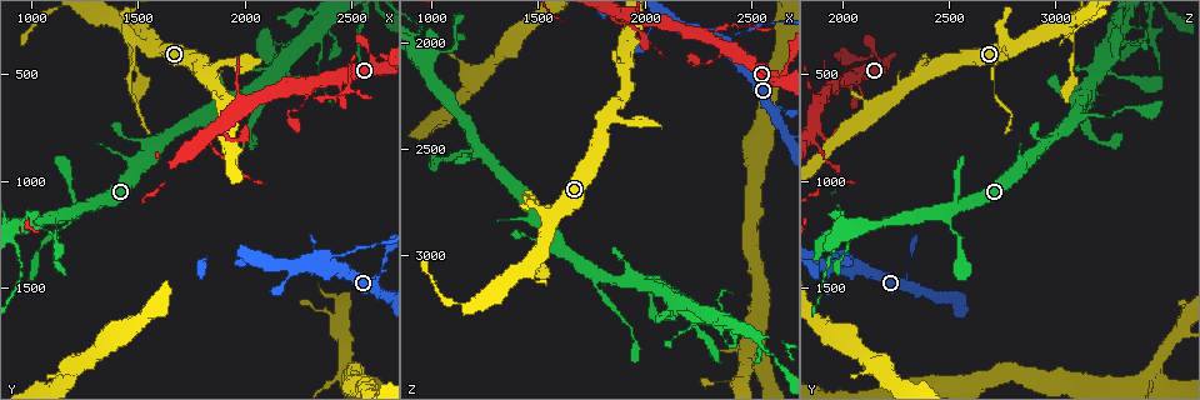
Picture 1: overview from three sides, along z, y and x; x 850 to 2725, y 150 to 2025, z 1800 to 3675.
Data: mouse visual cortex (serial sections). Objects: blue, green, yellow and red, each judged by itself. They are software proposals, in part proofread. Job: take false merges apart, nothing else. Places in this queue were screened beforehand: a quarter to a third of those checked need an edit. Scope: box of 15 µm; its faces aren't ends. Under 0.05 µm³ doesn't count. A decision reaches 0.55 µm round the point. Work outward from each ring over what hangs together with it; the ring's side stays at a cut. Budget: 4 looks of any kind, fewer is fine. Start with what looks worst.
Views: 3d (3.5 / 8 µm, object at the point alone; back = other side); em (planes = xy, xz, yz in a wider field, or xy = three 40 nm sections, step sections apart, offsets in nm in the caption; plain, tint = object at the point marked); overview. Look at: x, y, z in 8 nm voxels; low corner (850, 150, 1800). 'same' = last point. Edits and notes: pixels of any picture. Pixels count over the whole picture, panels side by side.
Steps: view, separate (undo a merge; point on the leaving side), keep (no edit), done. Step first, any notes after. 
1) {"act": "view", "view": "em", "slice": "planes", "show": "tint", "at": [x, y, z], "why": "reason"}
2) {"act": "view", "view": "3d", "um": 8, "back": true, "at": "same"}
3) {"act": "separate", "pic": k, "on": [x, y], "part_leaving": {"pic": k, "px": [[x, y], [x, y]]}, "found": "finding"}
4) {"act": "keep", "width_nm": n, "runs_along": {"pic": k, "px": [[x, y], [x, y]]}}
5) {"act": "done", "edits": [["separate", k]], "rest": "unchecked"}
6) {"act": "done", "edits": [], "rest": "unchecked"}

{"act": "view", "view": "3d", "um": 3.5, "at": [2280, 570, 1970], "why": "side arm on a straight run"}

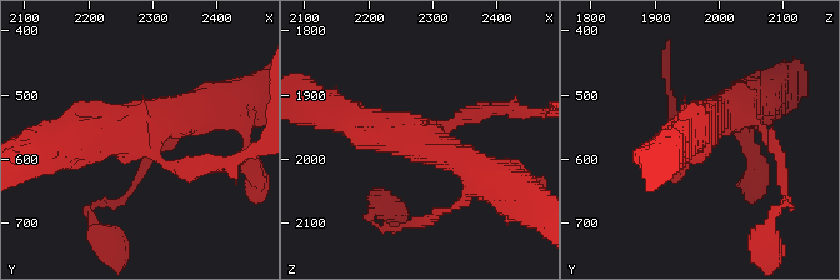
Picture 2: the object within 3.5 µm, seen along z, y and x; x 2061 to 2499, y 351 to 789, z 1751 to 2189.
{"act": "view", "view": "em", "slice": "xy", "step": 5, "show": "tint", "at": [2285, 560, 1975], "arms": 3, "arm_widths_nm": [150, 500, 500], "why": "now the EM"}

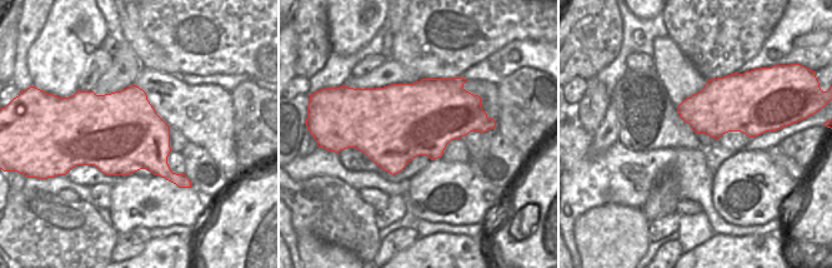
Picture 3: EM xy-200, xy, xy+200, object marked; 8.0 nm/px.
{"act": "separate", "pic": 2, "on": [485, 114], "found": "a second cell is stuck on"}

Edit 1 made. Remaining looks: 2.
{"act": "view", "view": "3d", "um": 3.5, "at": [1540, 370, 2790], "why": "calibre changes"}

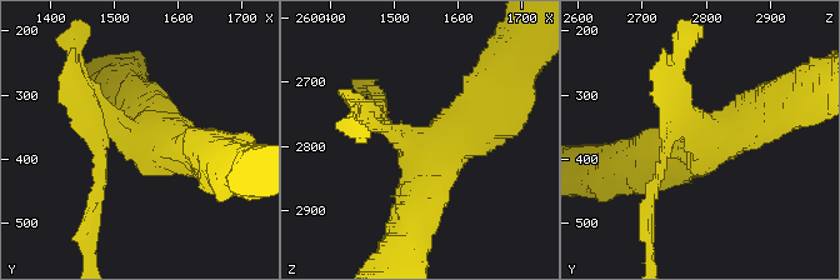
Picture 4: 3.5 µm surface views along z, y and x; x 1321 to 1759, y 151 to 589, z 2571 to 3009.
{"act": "view", "view": "em", "slice": "planes", "show": "tint", "at": [1530, 365, 2795], "arms": 4, "arm_widths_nm": [100, 150, 500, 600], "why": "shape alone is not enough"}

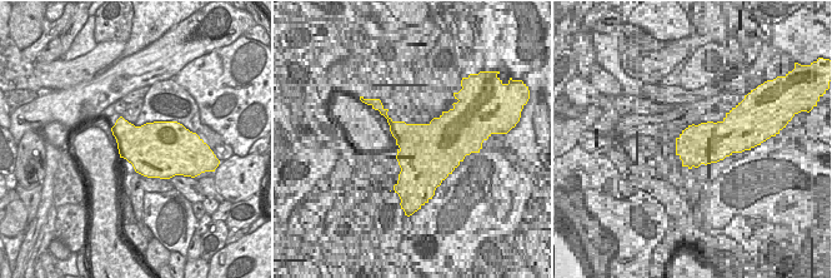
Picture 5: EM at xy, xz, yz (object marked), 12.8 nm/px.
{"act": "separate", "pic": 4, "on": [674, 84], "found": "a second cell is stuck on"}

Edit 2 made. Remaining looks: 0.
{"act": "done", "edits": [["separate", 2], ["separate", 4]], "rest": "unchecked"}

